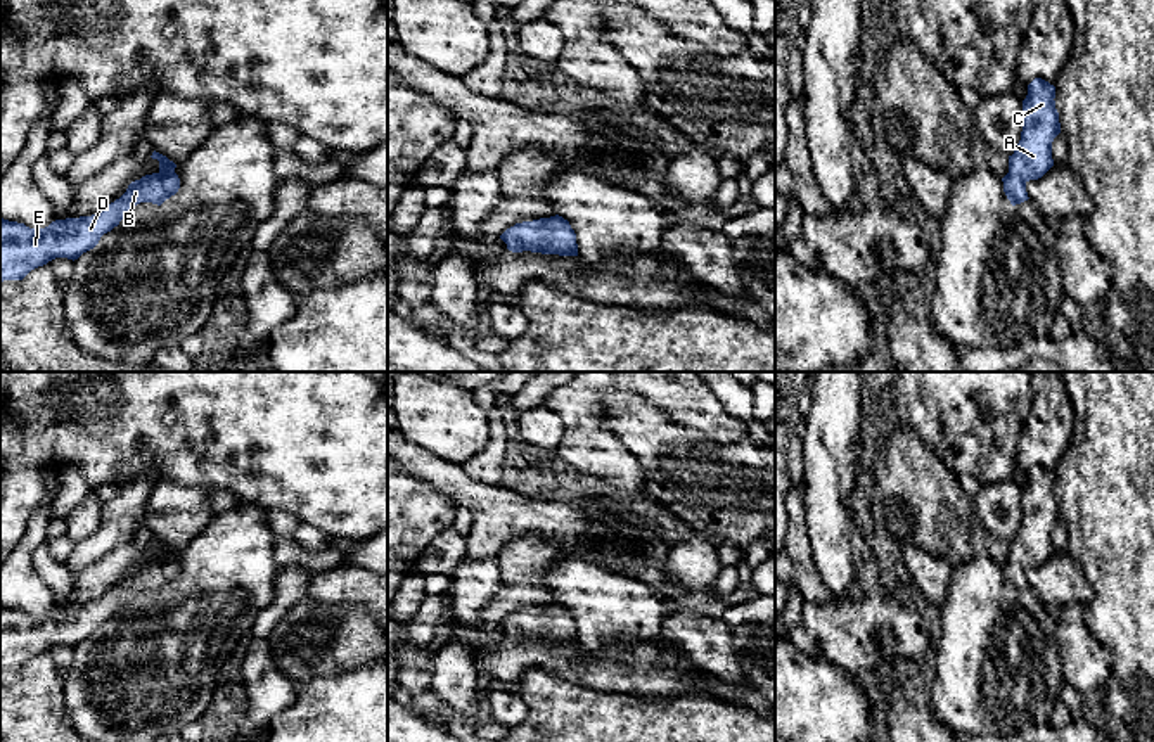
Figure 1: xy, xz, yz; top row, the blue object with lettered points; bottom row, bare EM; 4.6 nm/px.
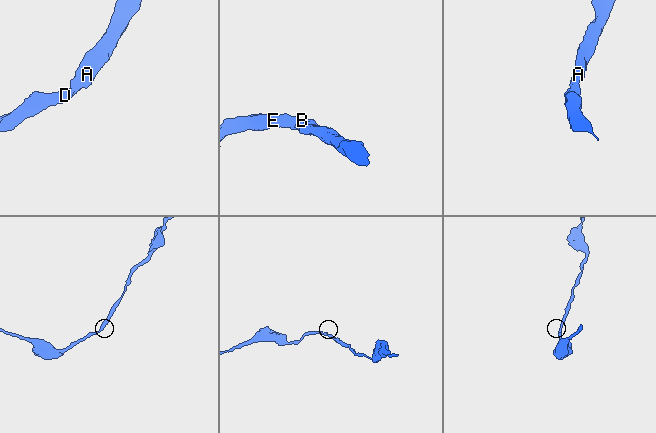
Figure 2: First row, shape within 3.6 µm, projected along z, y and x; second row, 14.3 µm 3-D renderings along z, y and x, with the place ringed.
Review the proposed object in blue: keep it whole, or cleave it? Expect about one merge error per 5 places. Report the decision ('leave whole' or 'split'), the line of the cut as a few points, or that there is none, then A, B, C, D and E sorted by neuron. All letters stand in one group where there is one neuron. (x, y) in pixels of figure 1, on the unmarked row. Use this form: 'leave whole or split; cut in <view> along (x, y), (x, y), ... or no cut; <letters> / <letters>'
leave whole; no cut; A B C D E

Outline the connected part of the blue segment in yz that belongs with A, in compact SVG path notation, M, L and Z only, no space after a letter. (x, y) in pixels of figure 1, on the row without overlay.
M1042 465L1028 472L1023 488L1023 519L1017 536L1009 543L1009 560L1002 566L1012 593L1028 588L1026 571L1042 566L1052 553L1052 529L1061 521L1055 496L1055 474Z

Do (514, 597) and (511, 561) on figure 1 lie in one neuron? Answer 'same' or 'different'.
same

